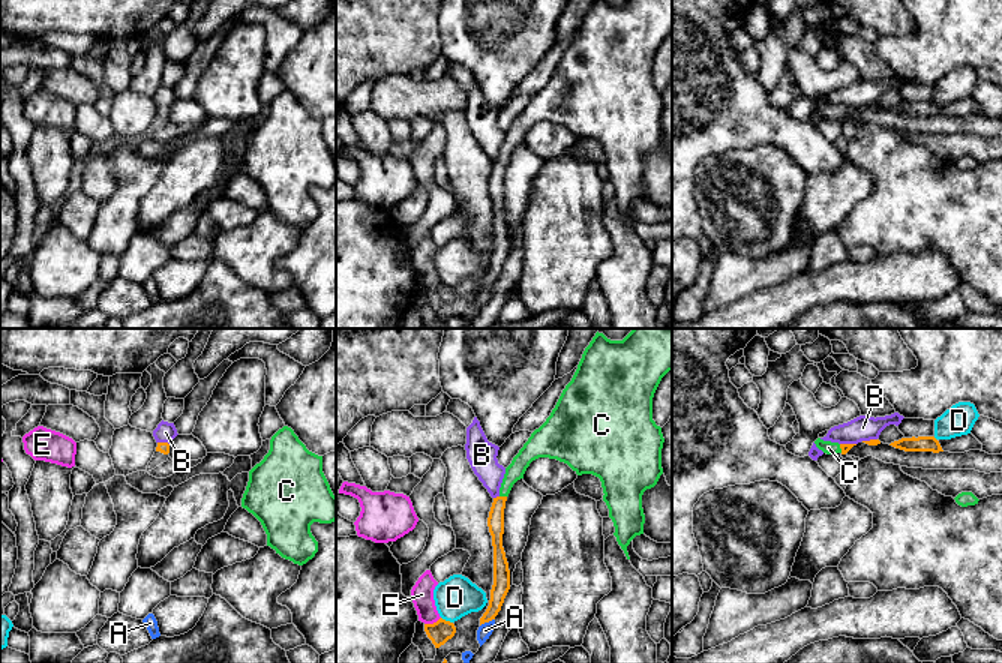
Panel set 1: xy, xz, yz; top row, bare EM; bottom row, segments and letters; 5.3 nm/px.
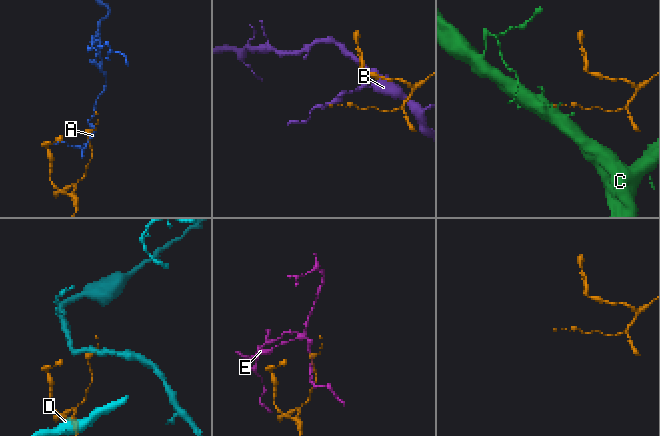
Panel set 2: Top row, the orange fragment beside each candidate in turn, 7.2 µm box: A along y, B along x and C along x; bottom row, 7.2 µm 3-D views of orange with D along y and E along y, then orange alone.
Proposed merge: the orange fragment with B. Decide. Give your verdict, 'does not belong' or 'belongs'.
does not belong

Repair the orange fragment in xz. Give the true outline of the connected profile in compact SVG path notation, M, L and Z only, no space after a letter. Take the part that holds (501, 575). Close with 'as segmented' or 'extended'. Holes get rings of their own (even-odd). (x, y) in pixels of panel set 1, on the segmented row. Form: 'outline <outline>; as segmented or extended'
outline M633 328L622 340L610 340L603 333L596 333L585 348L582 358L572 381L562 390L555 408L546 422L536 429L512 464L500 488L500 495L494 498L488 526L494 546L494 585L486 612L480 618L480 626L495 620L504 598L510 590L510 570L502 548L504 508L513 484L524 478L530 464L538 458L556 459L567 464L578 476L592 474L600 478L603 488L603 501L609 508L609 518L614 522L618 544L630 560L627 546L636 537L644 534L645 514L642 508L642 495L646 489L657 484L662 468L663 434L662 428L652 420L652 398L662 378L672 370L672 328Z; extended

